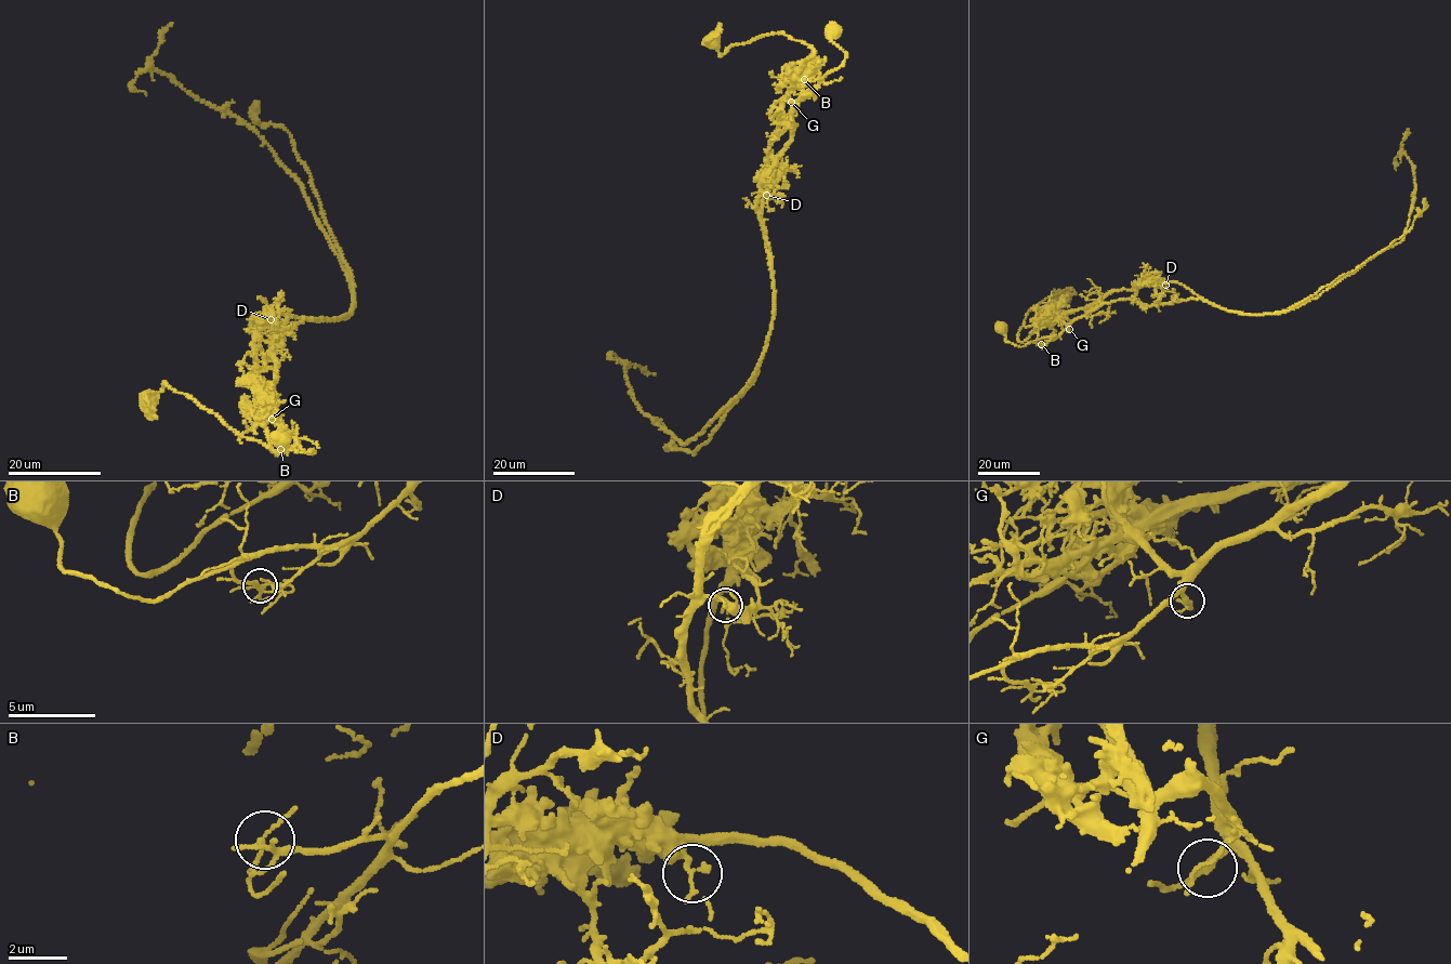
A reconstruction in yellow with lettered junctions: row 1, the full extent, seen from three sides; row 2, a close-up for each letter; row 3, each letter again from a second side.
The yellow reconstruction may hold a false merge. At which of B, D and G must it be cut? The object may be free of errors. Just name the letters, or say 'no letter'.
D

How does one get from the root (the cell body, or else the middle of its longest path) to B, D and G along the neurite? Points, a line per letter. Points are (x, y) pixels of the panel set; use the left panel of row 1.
B: (147, 401), (166, 383), (278, 453), (262, 417), (271, 406), (295, 441), (280, 449)
D: (147, 401), (166, 383), (279, 453), (267, 436), (255, 391), (252, 345), (271, 318)
G: (147, 401), (166, 383), (278, 453), (262, 417), (271, 406), (276, 413), (272, 419)

